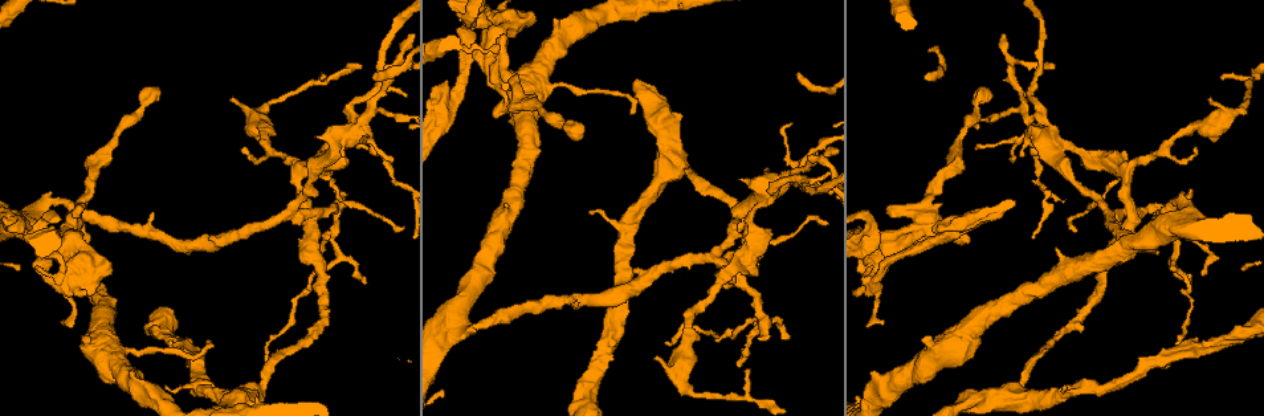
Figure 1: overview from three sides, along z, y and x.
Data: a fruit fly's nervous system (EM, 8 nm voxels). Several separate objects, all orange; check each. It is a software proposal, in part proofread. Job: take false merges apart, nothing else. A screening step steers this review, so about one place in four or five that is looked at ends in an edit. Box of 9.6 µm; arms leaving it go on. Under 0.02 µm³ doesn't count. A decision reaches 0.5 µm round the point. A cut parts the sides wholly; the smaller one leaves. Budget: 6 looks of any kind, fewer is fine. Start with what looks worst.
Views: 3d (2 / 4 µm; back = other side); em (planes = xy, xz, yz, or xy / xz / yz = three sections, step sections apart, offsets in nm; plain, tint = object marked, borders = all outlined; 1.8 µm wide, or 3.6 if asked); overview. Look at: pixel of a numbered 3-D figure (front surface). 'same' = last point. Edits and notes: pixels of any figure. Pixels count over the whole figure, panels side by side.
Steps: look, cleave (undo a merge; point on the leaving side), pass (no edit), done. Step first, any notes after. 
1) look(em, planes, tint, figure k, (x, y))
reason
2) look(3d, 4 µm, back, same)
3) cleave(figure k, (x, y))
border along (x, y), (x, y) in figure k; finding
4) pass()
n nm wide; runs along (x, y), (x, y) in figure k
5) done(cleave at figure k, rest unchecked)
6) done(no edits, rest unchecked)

look(em, xz, step 8, tint, figure 1, (1126, 211))
calibre changes

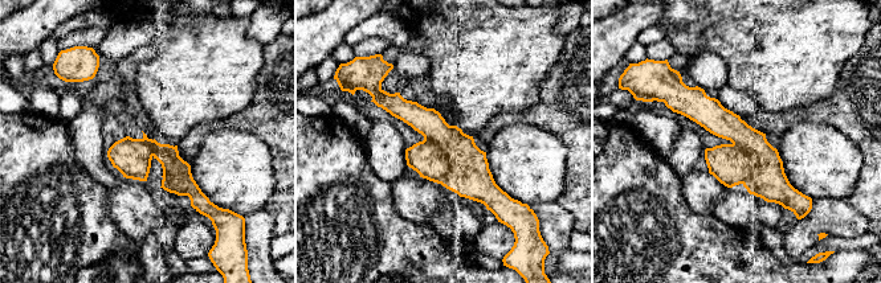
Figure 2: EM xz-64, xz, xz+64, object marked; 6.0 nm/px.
look(em, planes, borders, same)
cut it another way

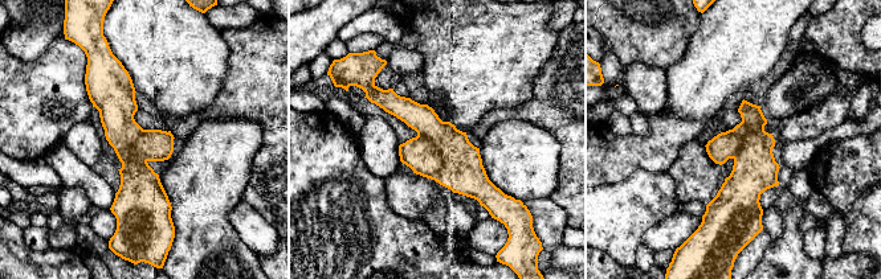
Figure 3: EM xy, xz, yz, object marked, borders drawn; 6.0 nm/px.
cleave(figure 3, (423, 156))
border along (417, 134), (443, 156), (435, 180) in figure 3; two cells meet here

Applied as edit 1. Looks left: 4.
look(overview)

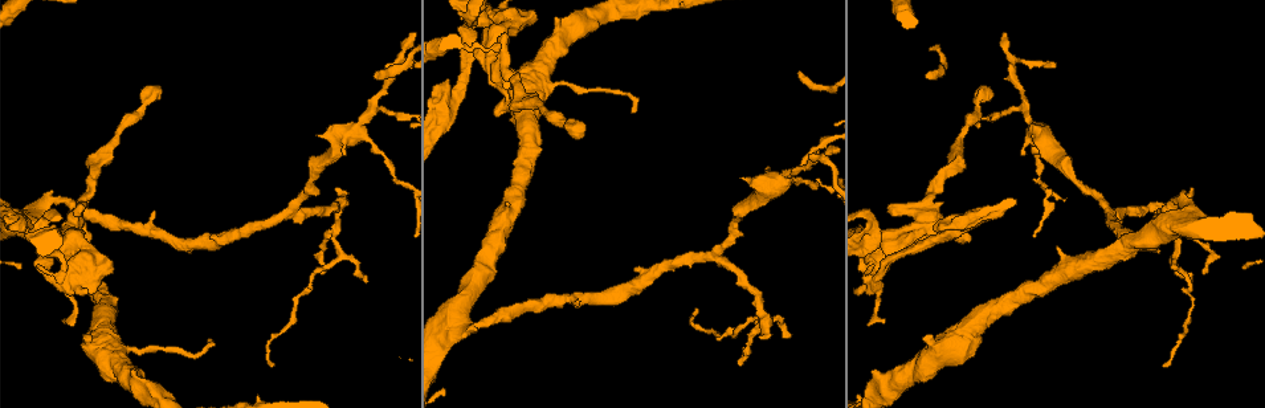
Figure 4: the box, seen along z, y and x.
look(3d, 4 µm, figure 4, (73, 270))
sharp bend

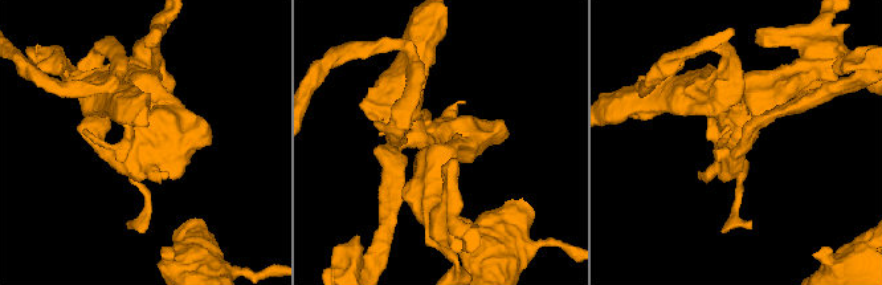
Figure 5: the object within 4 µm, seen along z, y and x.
look(em, 3.6 µm, yz, step 16, tint, figure 5, (734, 139))

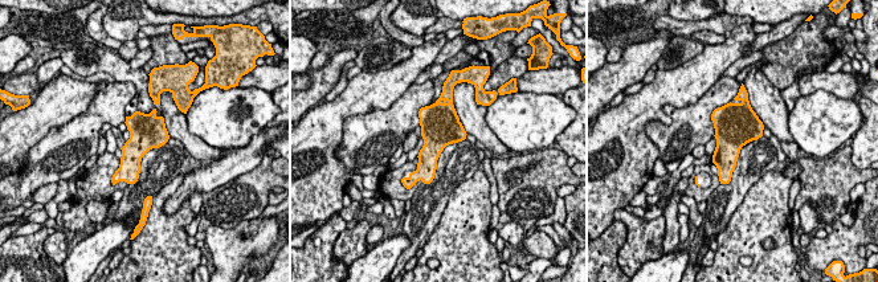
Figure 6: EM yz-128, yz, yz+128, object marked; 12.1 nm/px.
look(em, 3.6 µm, planes, tint, same)

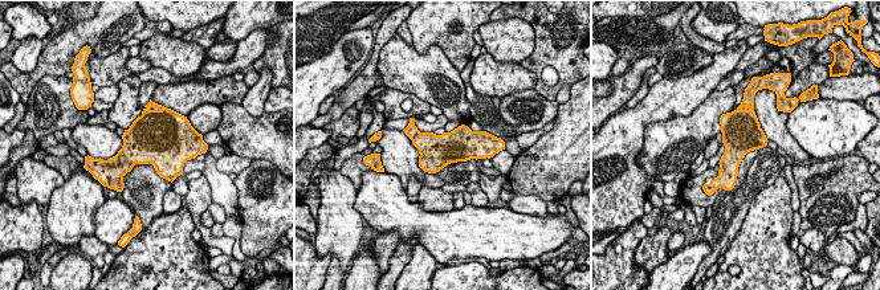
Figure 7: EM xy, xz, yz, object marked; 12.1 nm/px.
cleave(figure 7, (113, 162))
two cells meet here

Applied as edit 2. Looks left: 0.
done(cleave at figure 3, cleave at figure 7, rest unchecked)

